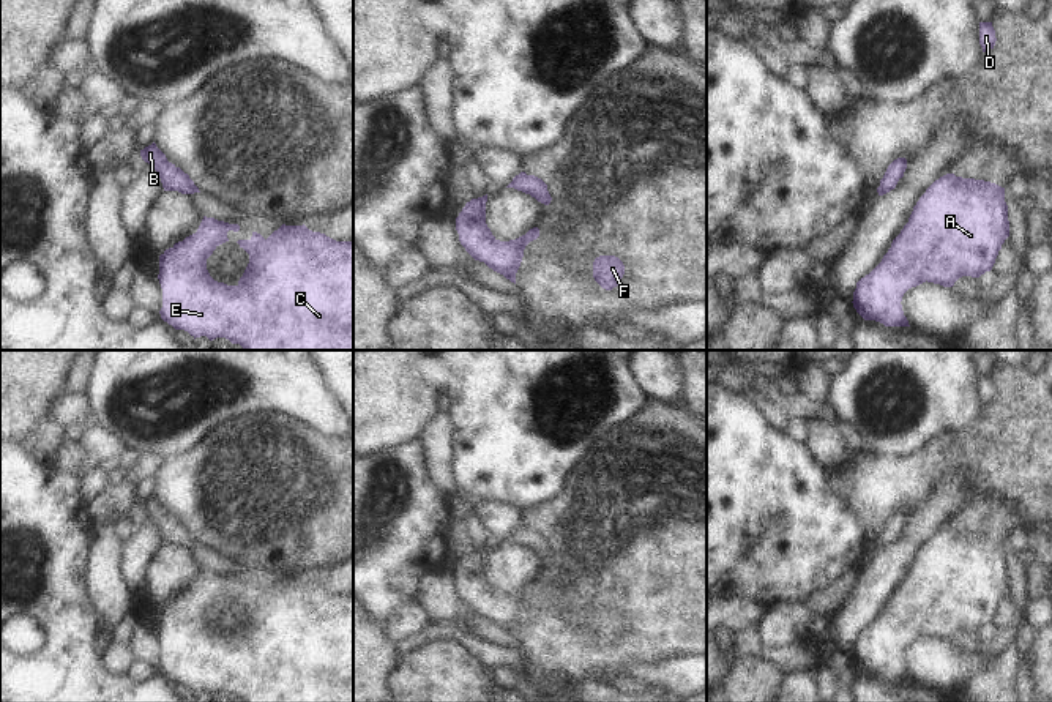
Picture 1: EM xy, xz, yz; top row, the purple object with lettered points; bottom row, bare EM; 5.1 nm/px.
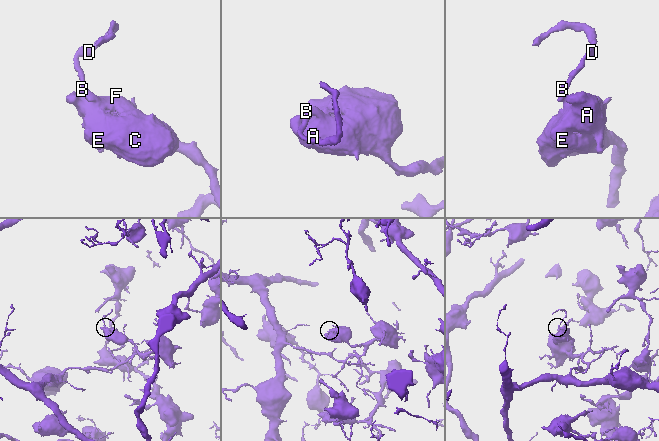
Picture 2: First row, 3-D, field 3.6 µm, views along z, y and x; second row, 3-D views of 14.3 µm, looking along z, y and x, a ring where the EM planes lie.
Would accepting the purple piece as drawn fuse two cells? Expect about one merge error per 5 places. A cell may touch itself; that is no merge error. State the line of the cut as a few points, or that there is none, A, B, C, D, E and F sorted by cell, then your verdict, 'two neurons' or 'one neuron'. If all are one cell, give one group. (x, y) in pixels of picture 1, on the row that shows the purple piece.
no cut; A B C D E F; one neuron

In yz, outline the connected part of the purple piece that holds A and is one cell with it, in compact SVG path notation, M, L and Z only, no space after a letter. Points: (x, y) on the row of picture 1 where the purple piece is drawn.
M946 174L920 197L882 262L856 282L853 308L864 320L875 320L885 327L910 327L901 304L908 289L926 281L953 287L962 276L979 278L992 270L1008 237L1005 188Z

